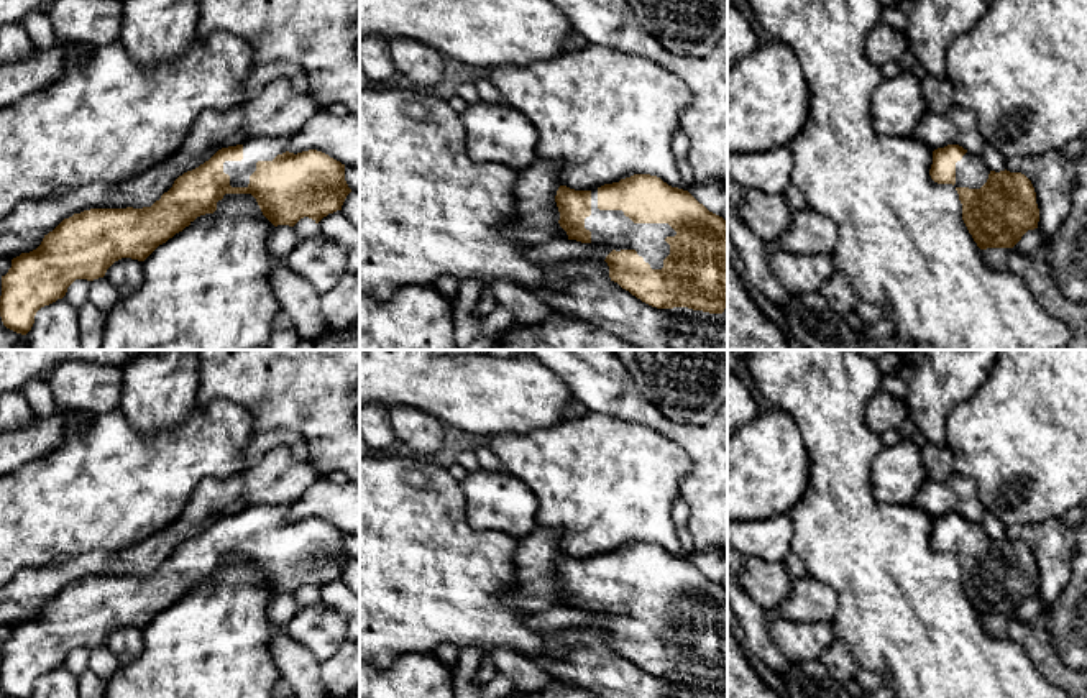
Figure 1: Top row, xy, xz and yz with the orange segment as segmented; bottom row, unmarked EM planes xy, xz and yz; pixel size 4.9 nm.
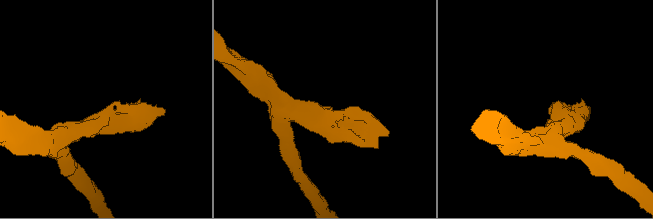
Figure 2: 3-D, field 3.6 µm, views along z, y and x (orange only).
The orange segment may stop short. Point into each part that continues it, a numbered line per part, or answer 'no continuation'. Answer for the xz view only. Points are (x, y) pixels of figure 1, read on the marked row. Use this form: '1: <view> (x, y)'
1: xz (608, 227)

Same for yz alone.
1: yz (971, 171)

